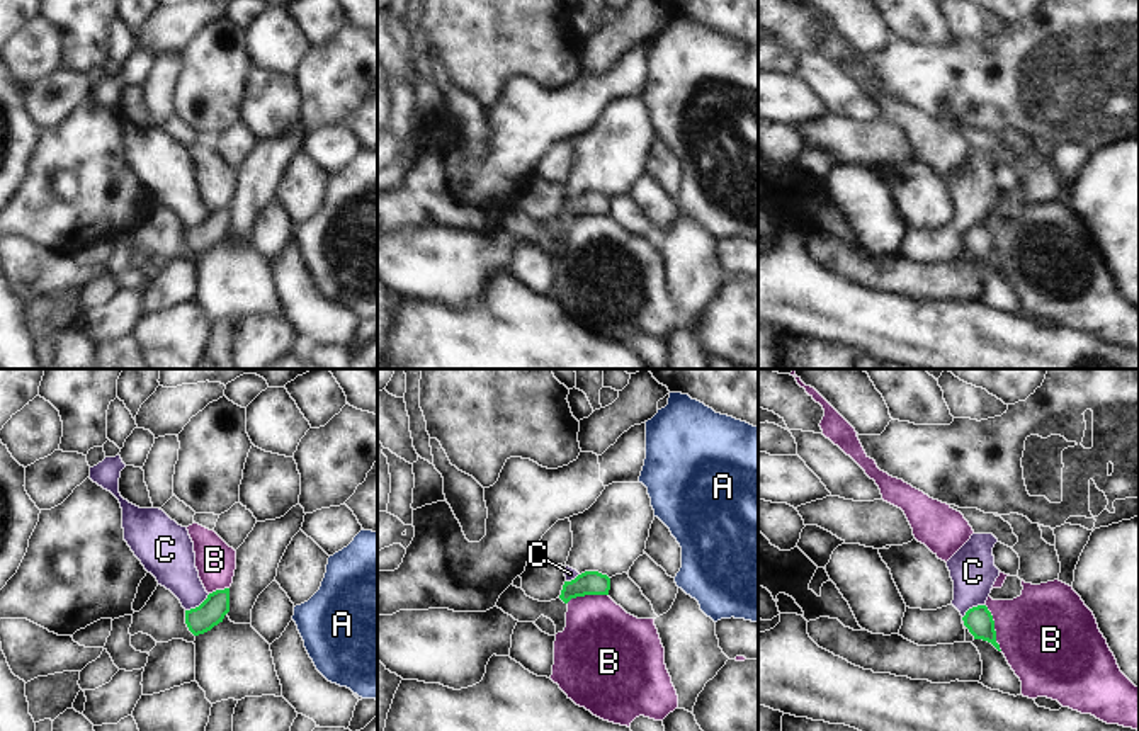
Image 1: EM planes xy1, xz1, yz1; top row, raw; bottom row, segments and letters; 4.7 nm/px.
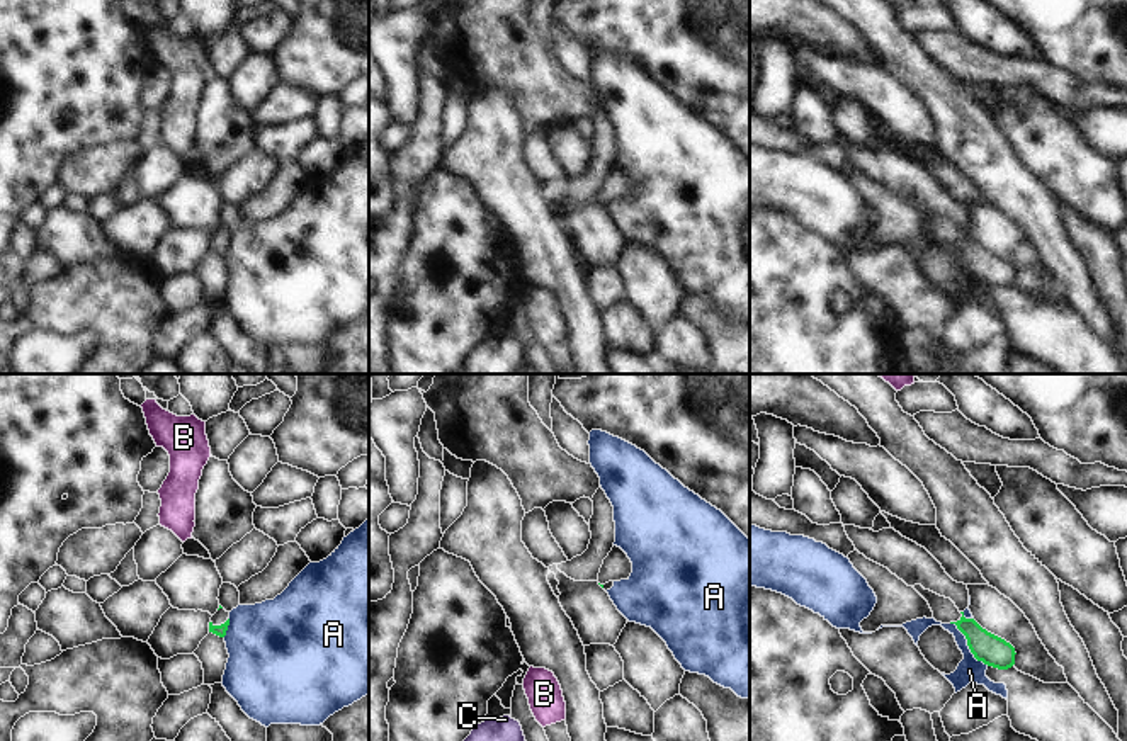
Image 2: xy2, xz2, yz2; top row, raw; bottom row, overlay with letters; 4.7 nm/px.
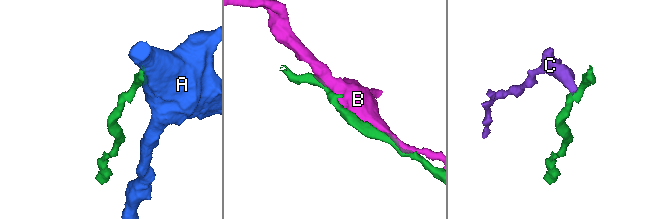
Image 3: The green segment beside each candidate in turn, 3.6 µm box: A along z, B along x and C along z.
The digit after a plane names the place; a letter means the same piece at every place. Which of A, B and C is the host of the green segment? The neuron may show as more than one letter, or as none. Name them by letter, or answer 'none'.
none

